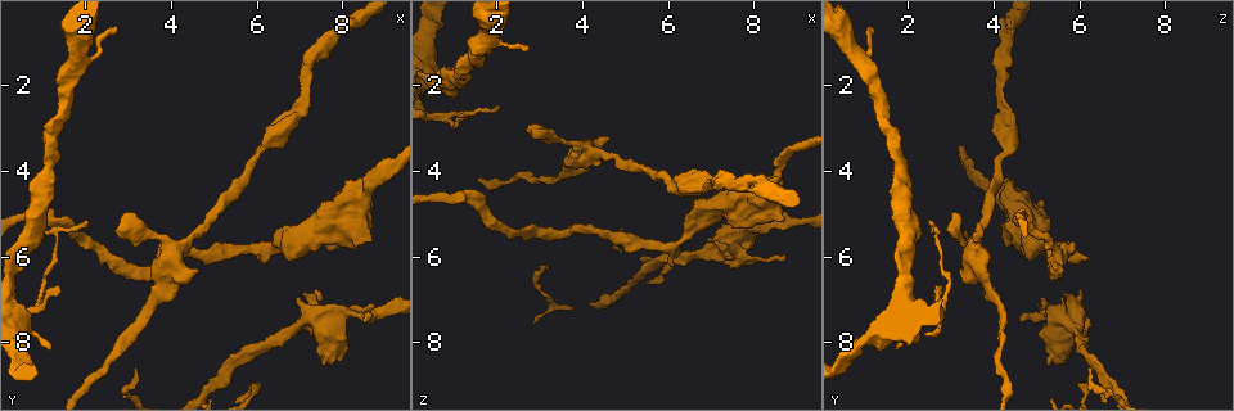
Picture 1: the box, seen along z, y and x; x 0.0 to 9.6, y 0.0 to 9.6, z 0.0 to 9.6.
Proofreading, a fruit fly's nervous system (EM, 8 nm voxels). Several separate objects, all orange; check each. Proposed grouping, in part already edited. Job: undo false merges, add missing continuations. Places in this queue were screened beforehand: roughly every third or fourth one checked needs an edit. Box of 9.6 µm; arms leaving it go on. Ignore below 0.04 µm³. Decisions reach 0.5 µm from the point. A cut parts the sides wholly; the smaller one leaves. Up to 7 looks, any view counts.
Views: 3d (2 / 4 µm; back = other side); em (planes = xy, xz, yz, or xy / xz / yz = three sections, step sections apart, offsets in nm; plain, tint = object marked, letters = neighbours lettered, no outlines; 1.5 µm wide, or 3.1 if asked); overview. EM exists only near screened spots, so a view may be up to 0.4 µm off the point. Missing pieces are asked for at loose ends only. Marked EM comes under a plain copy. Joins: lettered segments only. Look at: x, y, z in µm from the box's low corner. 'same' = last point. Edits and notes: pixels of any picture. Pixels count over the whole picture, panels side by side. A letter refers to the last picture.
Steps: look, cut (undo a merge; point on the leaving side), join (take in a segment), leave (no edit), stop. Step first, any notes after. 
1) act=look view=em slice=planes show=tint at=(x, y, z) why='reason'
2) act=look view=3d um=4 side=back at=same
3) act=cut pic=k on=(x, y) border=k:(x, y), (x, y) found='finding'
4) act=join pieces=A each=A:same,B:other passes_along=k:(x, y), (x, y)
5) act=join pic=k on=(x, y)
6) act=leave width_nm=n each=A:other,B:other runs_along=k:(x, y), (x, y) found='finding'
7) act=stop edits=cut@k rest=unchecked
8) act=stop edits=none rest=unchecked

act=look view=em slice=yz step=4 show=letters at=(2.15, 8.80, 4.30) why='a narrow waist'

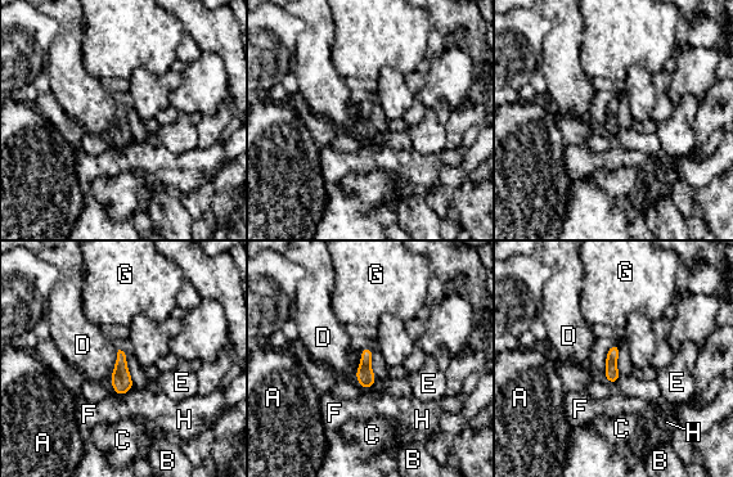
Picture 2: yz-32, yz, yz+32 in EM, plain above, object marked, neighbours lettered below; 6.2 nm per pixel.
act=leave longest_contact=D:200nm each=A:other,B:other,C:other,D:other,E:other,F:other,G:other,H:other border=2:(118, 350), (116, 365), (109, 379) found='one neuron here'

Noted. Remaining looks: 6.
act=look view=3d um=2 at=(2.05, 5.20, 2.55) why='free end'

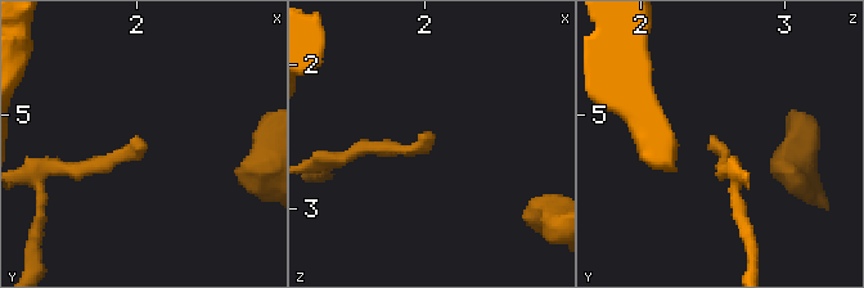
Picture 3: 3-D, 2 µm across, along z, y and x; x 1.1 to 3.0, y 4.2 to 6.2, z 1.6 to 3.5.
act=look view=em slice=planes show=letters at=(2.04, 5.16, 2.52)

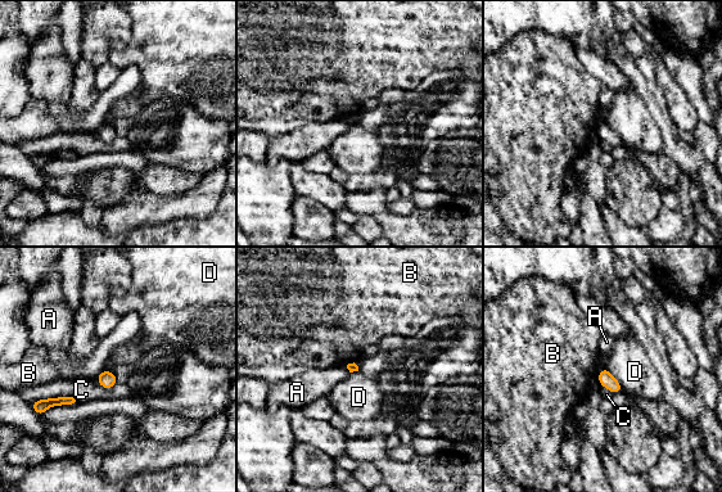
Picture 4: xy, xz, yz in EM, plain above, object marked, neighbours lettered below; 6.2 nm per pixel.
act=leave each=A:other,B:other,C:other,D:other border=4:(605, 368), (623, 391) found='no lettered segment goes on from it'

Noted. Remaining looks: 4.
act=look view=3d um=2 at=(6.00, 3.60, 4.30) why='narrows sharply'

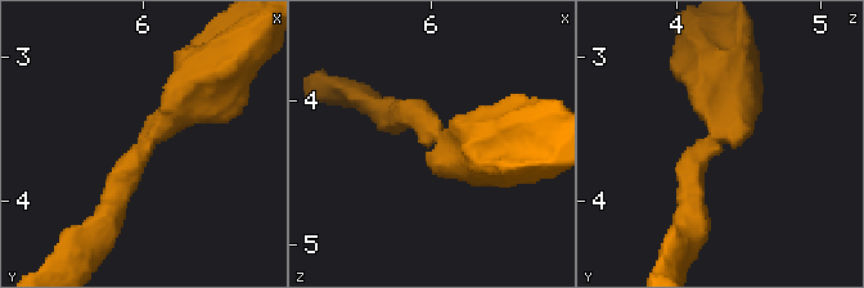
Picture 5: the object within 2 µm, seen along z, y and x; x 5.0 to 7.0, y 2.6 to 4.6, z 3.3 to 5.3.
act=look view=em slice=planes show=letters at=(6.04, 3.58, 4.28) arm_widths_nm=220,400

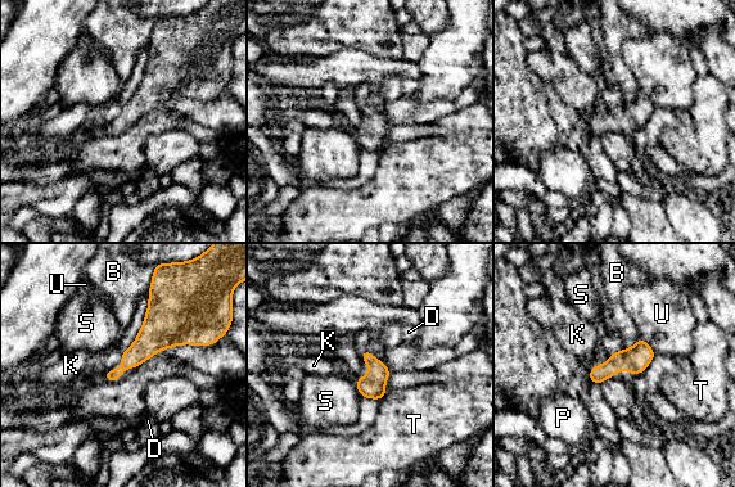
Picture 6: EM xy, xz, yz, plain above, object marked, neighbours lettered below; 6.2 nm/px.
act=leave each=B:other,D:other,K:other,P:other,S:other,T:other,U:other border=6:(639, 337), (632, 346), (622, 348) found='continuous, no second neuron'

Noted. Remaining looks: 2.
act=stop edits=none rest=unchecked

